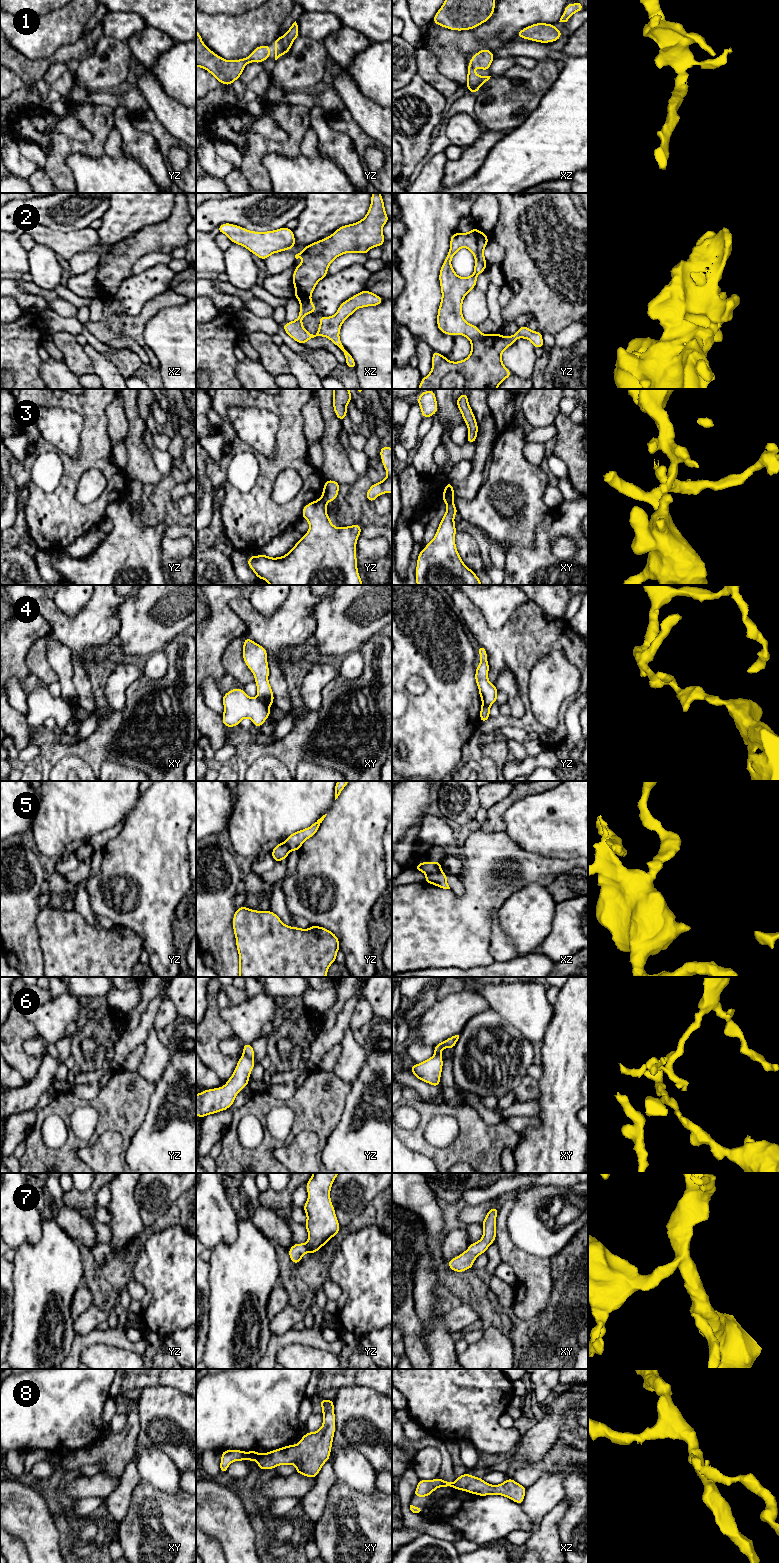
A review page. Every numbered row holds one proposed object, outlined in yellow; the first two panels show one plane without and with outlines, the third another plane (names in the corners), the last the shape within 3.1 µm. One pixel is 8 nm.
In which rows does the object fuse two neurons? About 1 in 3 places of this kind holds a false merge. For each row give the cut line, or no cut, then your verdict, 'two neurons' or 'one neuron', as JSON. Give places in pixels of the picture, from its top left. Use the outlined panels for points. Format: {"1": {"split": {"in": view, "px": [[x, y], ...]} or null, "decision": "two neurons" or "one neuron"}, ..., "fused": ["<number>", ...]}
{"1": {"split": null, "decision": "one neuron"}, "2": {"split": null, "decision": "one neuron"}, "3": {"split": {"in": "xy", "px": [[452, 499], [446, 503]]}, "decision": "two neurons"}, "4": {"split": {"in": "xy", "px": [[257, 697], [268, 706]]}, "decision": "two neurons"}, "5": {"split": {"in": "xz", "px": [[441, 870], [426, 875]]}, "decision": "two neurons"}, "6": {"split": {"in": "yz", "px": [[243, 1053], [252, 1058]]}, "decision": "two neurons"}, "7": {"split": null, "decision": "one neuron"}, "8": {"split": {"in": "xy", "px": [[259, 1454], [256, 1459]]}, "decision": "two neurons"}, "fused": ["3", "4", "5", "6", "8"]}

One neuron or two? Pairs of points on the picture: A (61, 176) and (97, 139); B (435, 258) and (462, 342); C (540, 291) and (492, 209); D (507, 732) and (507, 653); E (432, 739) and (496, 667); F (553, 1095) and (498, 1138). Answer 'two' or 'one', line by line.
A: one
B: two
C: two
D: two
E: two
F: two

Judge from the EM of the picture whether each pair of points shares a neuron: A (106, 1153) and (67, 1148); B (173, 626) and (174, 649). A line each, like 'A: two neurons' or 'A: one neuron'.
A: two neurons
B: two neurons

